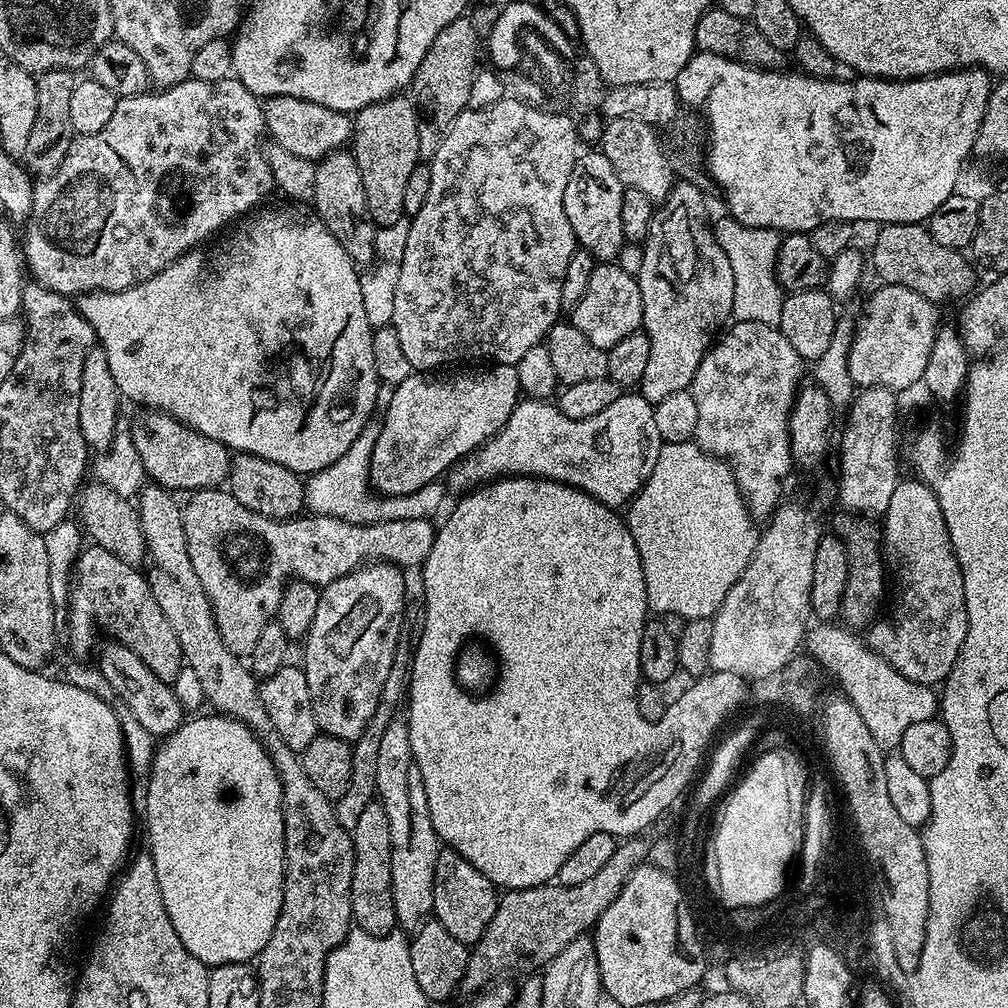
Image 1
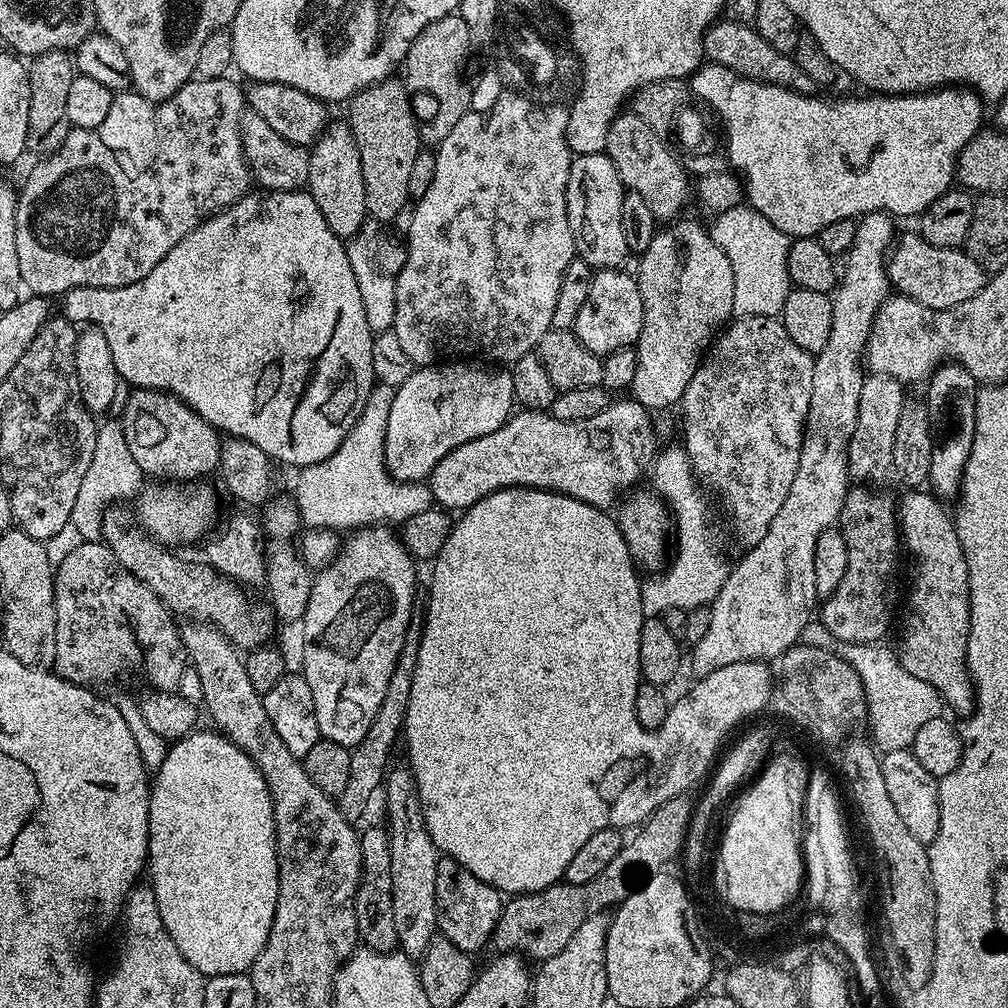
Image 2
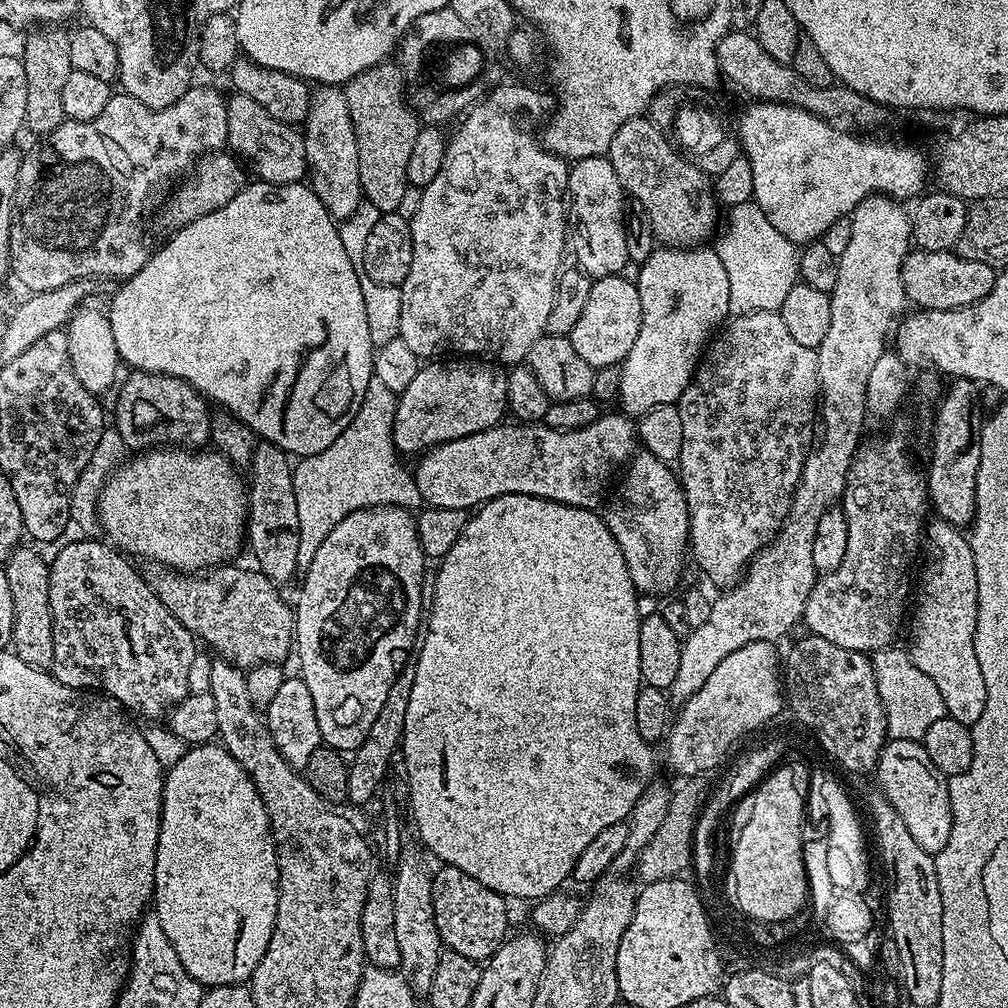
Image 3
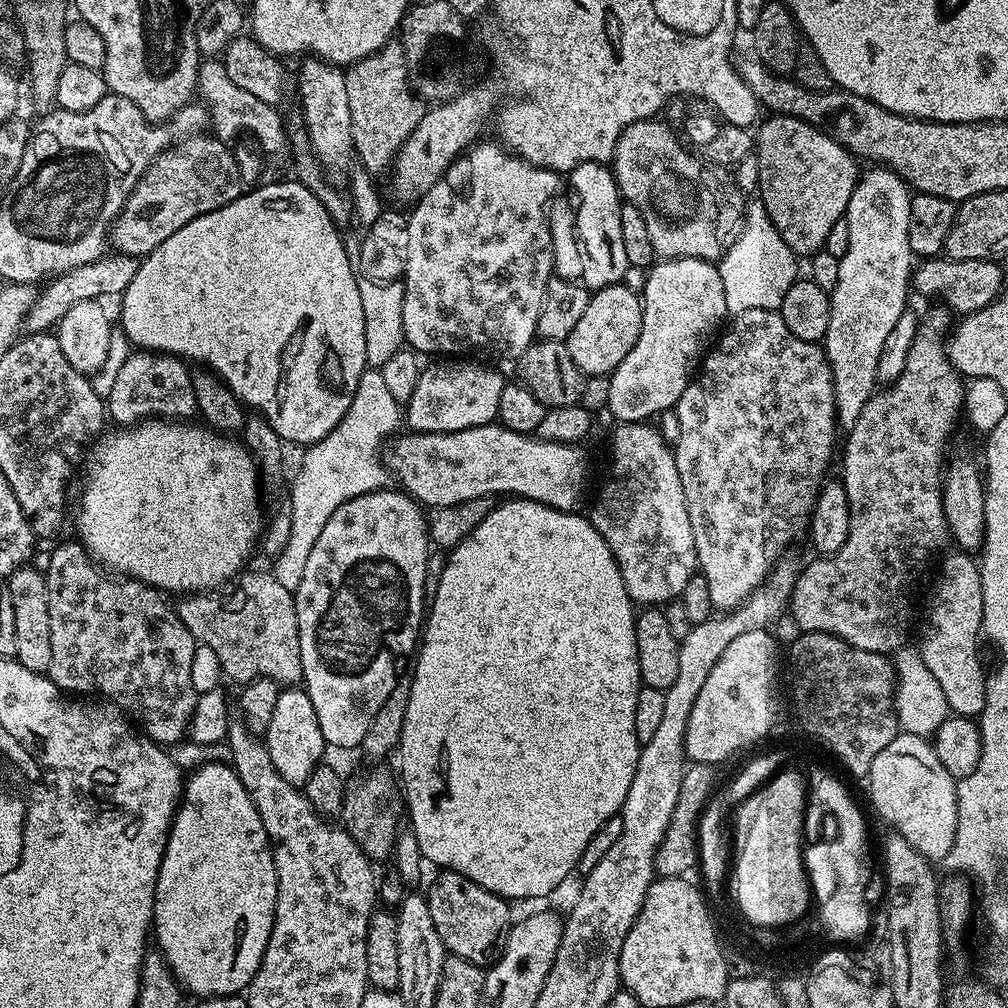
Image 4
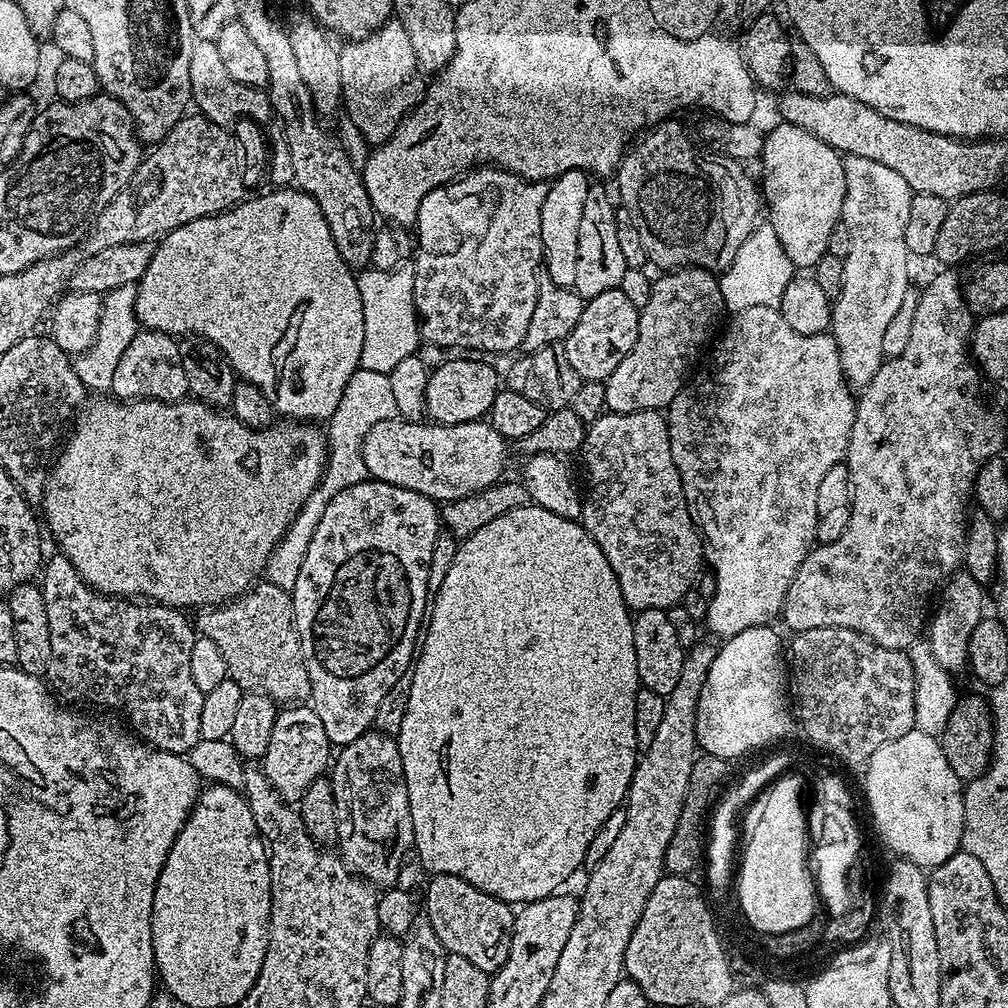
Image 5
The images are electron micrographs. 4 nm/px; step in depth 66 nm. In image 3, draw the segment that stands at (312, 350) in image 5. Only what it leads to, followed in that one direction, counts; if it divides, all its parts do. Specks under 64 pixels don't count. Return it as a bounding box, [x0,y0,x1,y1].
[106,182,374,458]

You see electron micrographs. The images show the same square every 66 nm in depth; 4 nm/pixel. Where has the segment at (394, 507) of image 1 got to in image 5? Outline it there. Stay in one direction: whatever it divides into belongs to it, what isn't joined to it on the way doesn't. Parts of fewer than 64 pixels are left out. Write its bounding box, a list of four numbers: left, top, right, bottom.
[262,368,397,592]

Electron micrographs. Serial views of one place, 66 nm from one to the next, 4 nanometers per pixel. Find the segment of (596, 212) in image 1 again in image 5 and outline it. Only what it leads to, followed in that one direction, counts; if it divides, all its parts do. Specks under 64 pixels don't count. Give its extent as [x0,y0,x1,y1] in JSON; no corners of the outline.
[575,187,628,298]

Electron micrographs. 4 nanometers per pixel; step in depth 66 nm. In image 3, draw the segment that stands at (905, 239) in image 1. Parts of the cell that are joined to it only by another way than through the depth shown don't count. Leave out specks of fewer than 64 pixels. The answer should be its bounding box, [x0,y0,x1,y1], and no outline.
[902,250,997,312]

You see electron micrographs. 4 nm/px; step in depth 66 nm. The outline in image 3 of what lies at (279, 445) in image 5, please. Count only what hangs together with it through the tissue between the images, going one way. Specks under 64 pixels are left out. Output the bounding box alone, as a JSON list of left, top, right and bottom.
[96,446,248,574]

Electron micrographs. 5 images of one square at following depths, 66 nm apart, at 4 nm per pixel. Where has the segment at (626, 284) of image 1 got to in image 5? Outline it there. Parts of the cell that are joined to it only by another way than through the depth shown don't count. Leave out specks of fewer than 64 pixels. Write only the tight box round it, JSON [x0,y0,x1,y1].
[562,288,640,380]

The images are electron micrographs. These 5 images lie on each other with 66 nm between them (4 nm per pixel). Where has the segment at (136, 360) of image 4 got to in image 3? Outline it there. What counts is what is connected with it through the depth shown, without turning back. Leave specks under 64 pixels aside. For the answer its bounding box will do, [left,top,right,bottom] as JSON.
[116,370,212,450]

